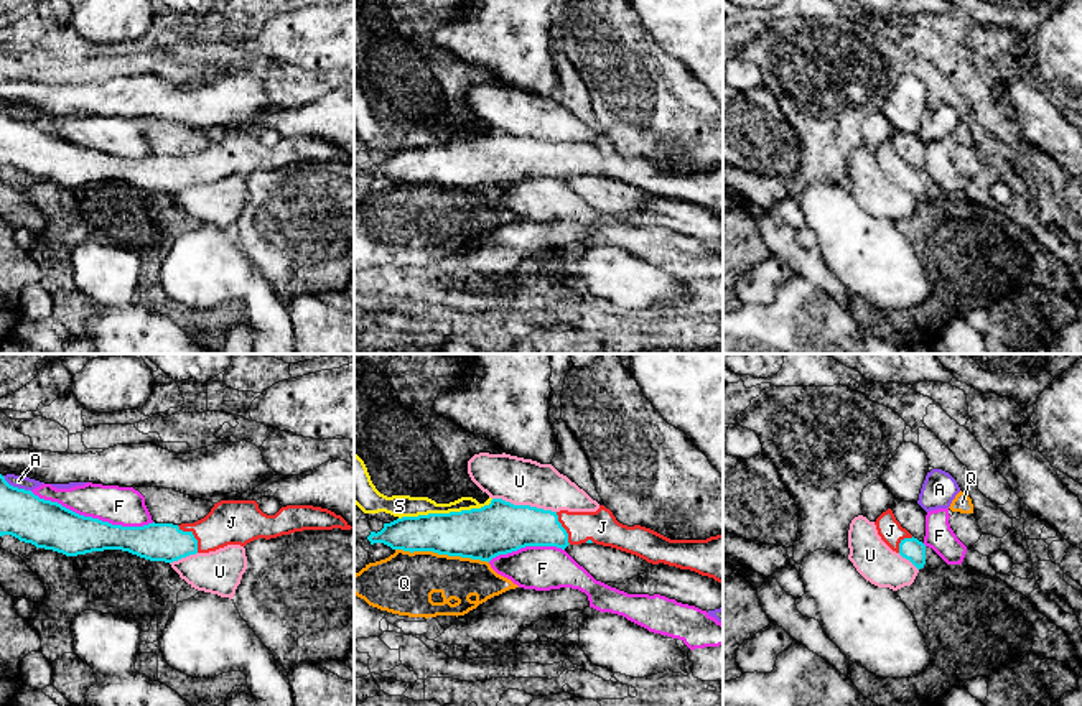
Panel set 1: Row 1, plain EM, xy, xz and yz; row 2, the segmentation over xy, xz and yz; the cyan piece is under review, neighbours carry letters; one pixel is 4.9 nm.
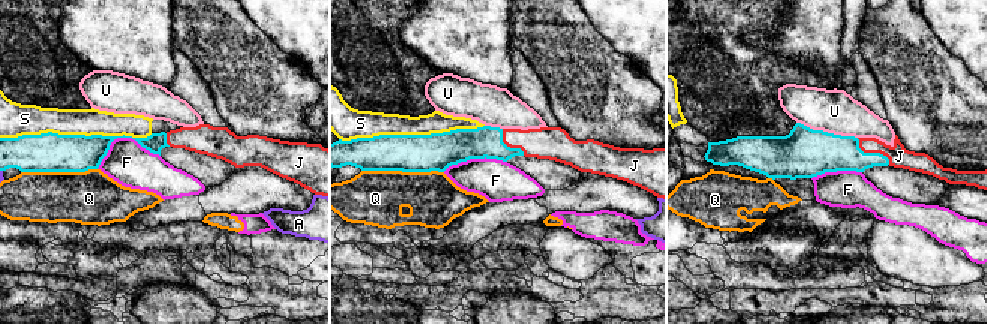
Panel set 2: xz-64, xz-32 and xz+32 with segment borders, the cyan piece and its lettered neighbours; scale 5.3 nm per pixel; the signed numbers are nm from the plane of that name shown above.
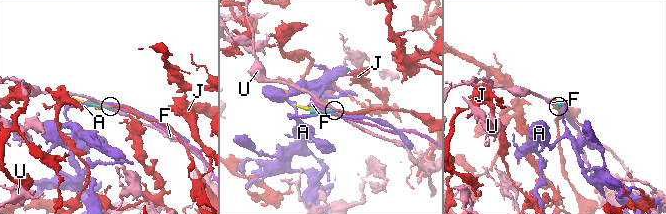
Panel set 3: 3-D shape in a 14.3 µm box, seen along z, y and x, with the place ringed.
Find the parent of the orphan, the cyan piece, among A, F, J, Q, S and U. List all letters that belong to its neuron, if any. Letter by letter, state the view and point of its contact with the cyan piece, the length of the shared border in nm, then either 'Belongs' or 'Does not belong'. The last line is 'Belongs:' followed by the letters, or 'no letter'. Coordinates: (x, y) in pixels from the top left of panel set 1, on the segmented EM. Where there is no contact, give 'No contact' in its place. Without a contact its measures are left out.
A: Touches cyan at xy (17, 487). Shared border 160 nm. Does not belong
F: Touches cyan at xy (91, 517). Shared border 650 nm. Does not belong
J: Touches cyan at xy (193, 535). Shared border 170 nm. Belongs
Q: Touches cyan at xz (442, 553). Shared border 460 nm. Does not belong
S: Touches cyan at xz (445, 514). Shared border 480 nm. Does not belong
U: Touches cyan at xz (524, 506). Shared border 320 nm. Does not belong
Belongs: J

